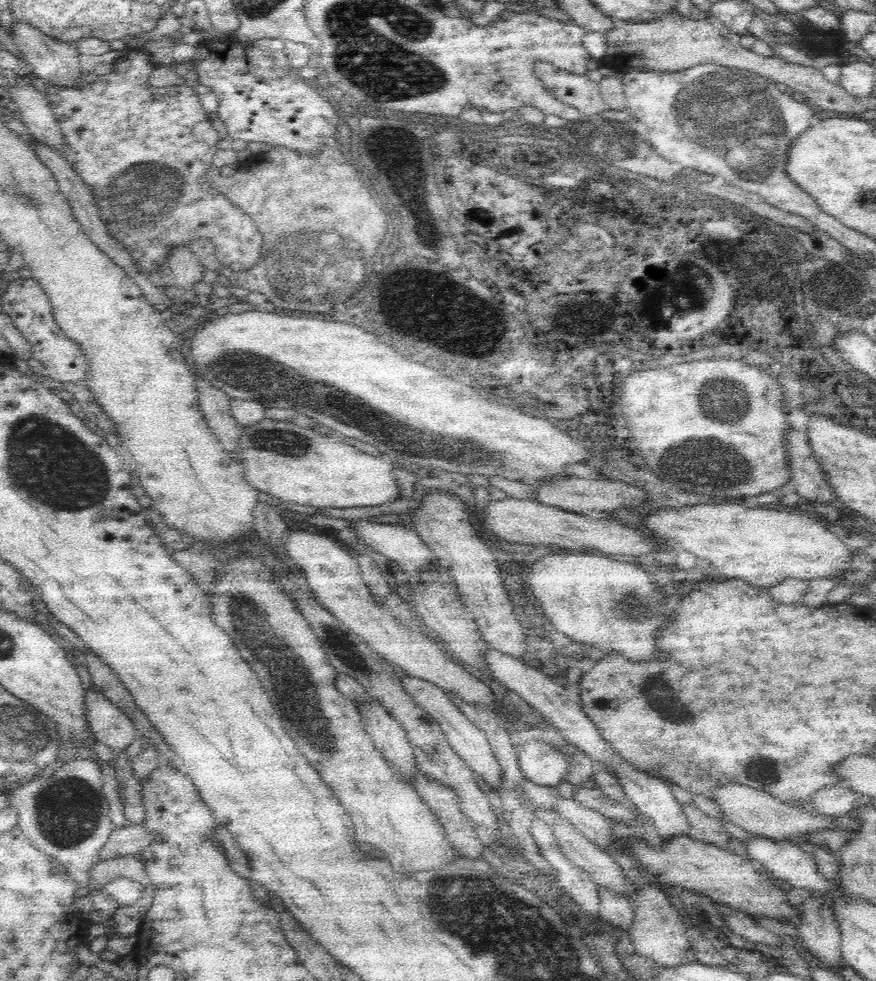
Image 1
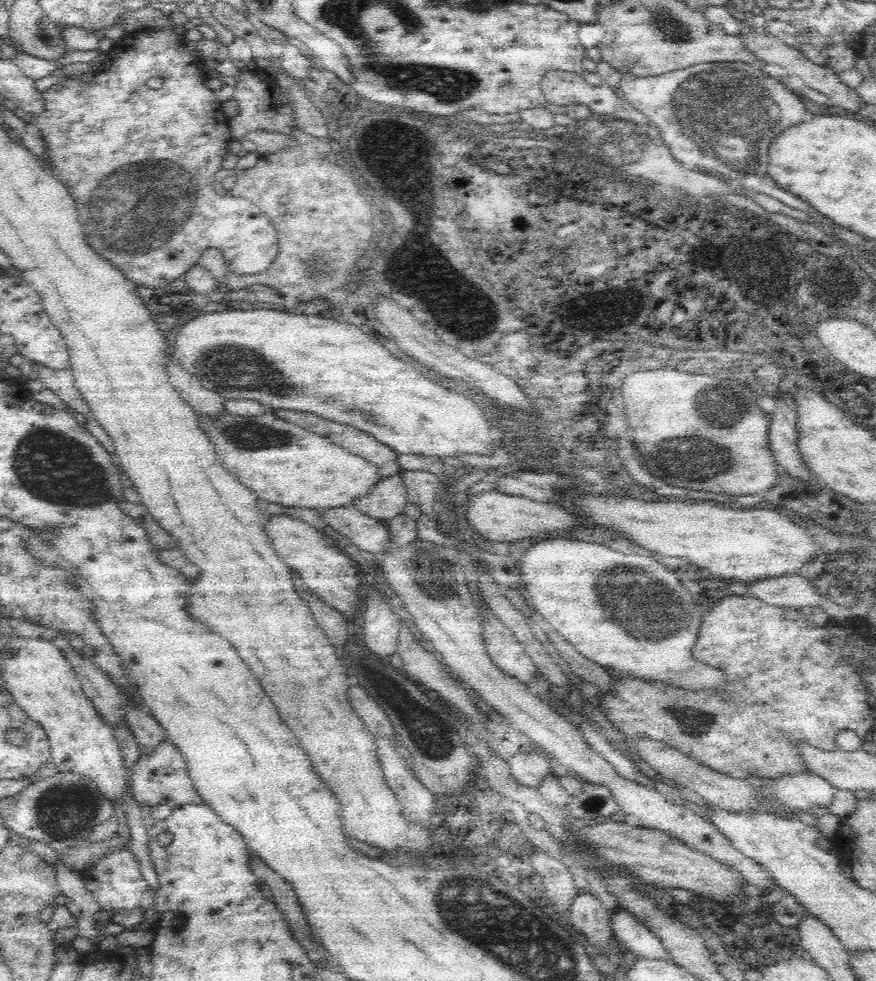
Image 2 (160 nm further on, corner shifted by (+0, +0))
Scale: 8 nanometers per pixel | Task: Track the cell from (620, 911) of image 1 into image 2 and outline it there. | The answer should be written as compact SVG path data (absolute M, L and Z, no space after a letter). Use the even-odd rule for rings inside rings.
M628 910L616 911L610 919L613 936L623 942L624 947L632 952L633 957L652 960L671 959L660 937Z

